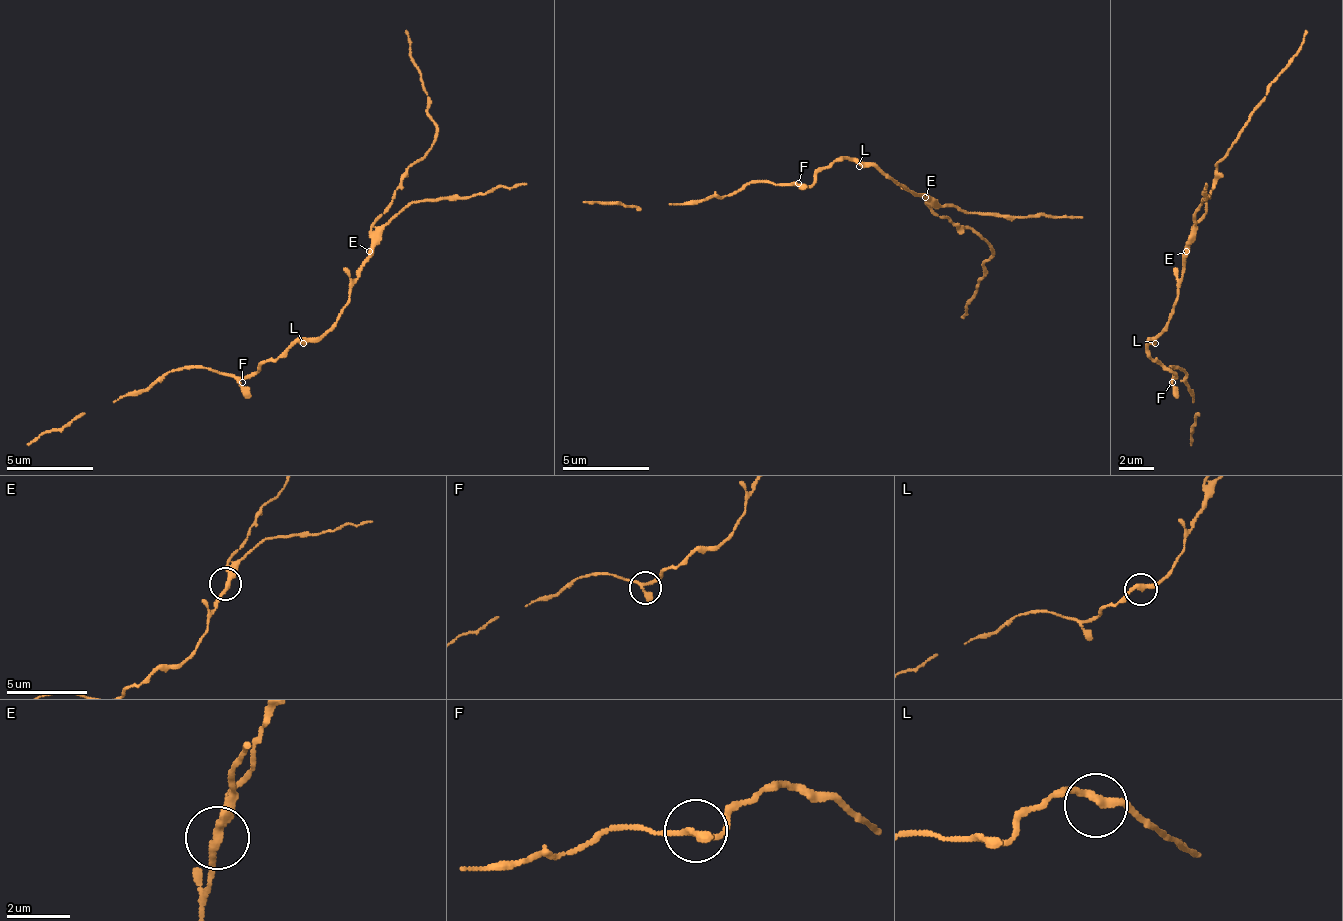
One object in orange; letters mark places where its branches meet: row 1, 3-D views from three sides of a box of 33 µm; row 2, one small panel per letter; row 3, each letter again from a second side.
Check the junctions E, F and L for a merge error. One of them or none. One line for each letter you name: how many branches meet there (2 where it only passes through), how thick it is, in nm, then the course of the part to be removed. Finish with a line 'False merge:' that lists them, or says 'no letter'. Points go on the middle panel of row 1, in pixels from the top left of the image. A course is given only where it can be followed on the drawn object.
E: Branches: 2. Thickness 280 nm. Course of the part to remove: (924, 196), (928, 205), (993, 248), (963, 318)
False merge: E

